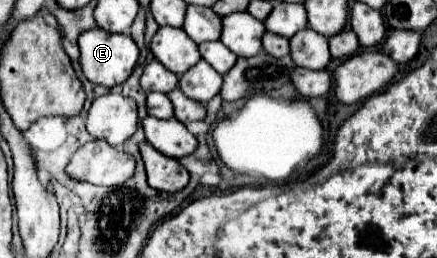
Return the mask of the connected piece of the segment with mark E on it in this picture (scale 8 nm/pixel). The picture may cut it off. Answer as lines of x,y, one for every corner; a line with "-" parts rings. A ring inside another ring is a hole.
99,27
89,29
79,37
79,49
81,49
79,61
81,61
85,77
89,81
105,85
105,87
113,87
117,83
123,83
131,75
131,71
139,59
139,47
131,35
109,33
109,31
103,31

